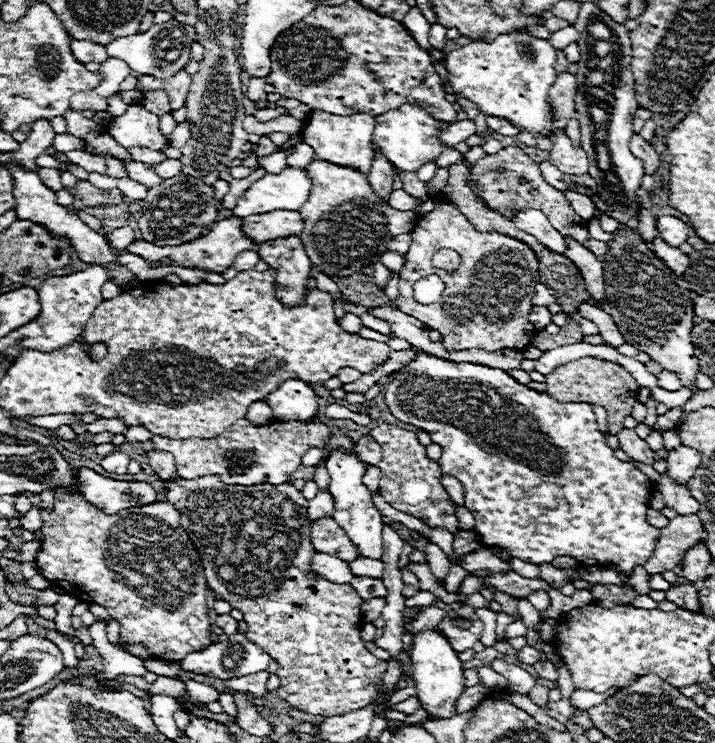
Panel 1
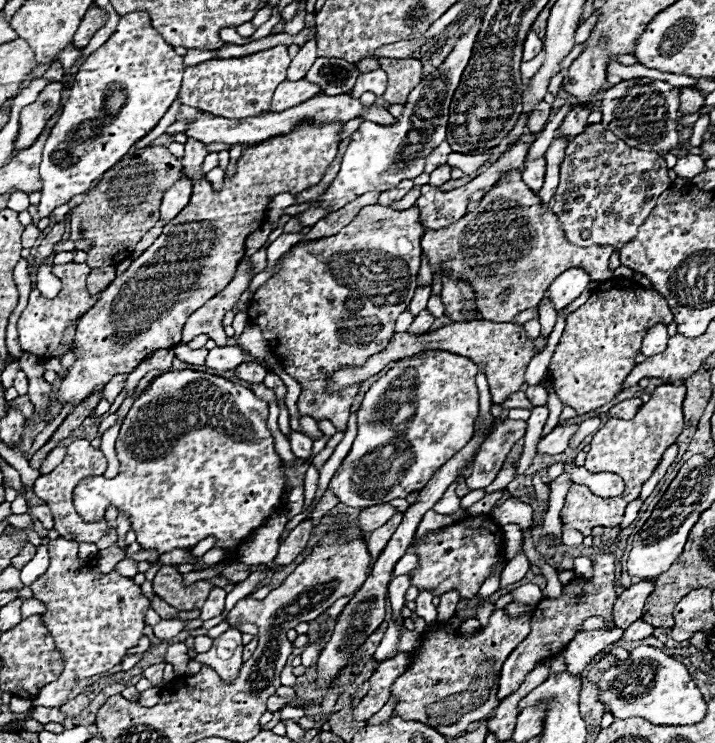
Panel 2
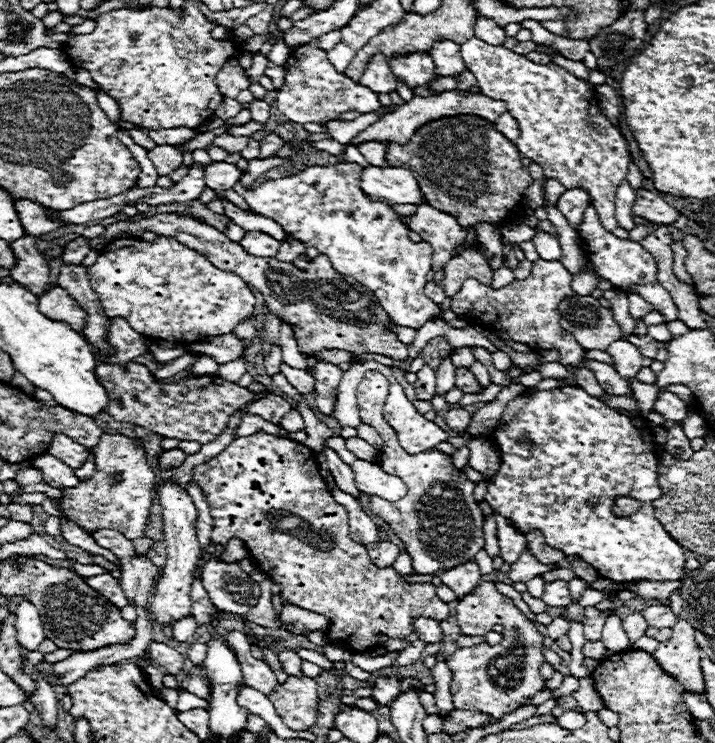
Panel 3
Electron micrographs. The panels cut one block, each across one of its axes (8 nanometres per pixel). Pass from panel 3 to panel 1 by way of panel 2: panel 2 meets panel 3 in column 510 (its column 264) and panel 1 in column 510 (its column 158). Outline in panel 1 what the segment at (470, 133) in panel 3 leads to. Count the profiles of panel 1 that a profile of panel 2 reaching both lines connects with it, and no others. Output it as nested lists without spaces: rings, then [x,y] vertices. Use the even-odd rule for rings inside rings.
[[[444,194],[432,196],[432,202],[436,208],[426,216],[418,216],[416,228],[410,232],[412,242],[398,284],[398,310],[422,320],[430,330],[438,330],[444,338],[442,344],[450,350],[524,350],[530,336],[536,332],[528,314],[532,308],[534,286],[538,282],[538,256],[528,244],[516,238],[500,232],[478,232]],[[442,248],[460,254],[460,266],[452,274],[432,266],[434,254]],[[428,274],[438,274],[446,288],[438,302],[424,306],[414,300],[412,286],[418,278]]]

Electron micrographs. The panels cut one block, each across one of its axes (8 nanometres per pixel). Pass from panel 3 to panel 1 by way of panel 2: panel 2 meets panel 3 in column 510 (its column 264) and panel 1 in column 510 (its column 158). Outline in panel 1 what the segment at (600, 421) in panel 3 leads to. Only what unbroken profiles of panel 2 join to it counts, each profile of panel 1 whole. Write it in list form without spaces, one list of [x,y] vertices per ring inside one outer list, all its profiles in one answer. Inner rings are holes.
[[[420,352],[412,364],[408,364],[406,368],[400,370],[400,388],[388,388],[388,396],[386,396],[388,404],[406,404],[406,398],[408,398],[408,406],[414,402],[414,410],[400,410],[398,408],[398,410],[390,410],[390,412],[398,420],[402,420],[406,424],[414,424],[416,428],[428,432],[430,436],[436,434],[434,444],[438,444],[442,448],[442,456],[436,462],[440,464],[442,474],[454,476],[462,482],[464,506],[472,512],[472,516],[476,520],[474,532],[480,536],[482,544],[500,546],[500,548],[508,550],[512,558],[520,558],[524,562],[538,564],[538,566],[552,562],[556,556],[570,556],[586,566],[608,568],[610,564],[616,564],[618,572],[628,574],[628,576],[634,574],[636,566],[644,566],[644,562],[652,556],[656,540],[660,538],[660,530],[654,528],[652,524],[648,524],[648,520],[646,520],[648,502],[650,502],[650,494],[652,494],[652,482],[636,466],[622,462],[612,454],[612,448],[606,446],[606,442],[604,442],[604,436],[598,428],[598,422],[596,422],[596,416],[594,416],[590,404],[558,402],[558,400],[552,400],[552,396],[546,396],[546,392],[536,392],[524,384],[518,384],[506,370],[490,368],[490,366],[482,366],[482,364],[470,364],[470,362],[450,362],[450,360],[442,360],[442,358],[424,354],[424,352]]]

